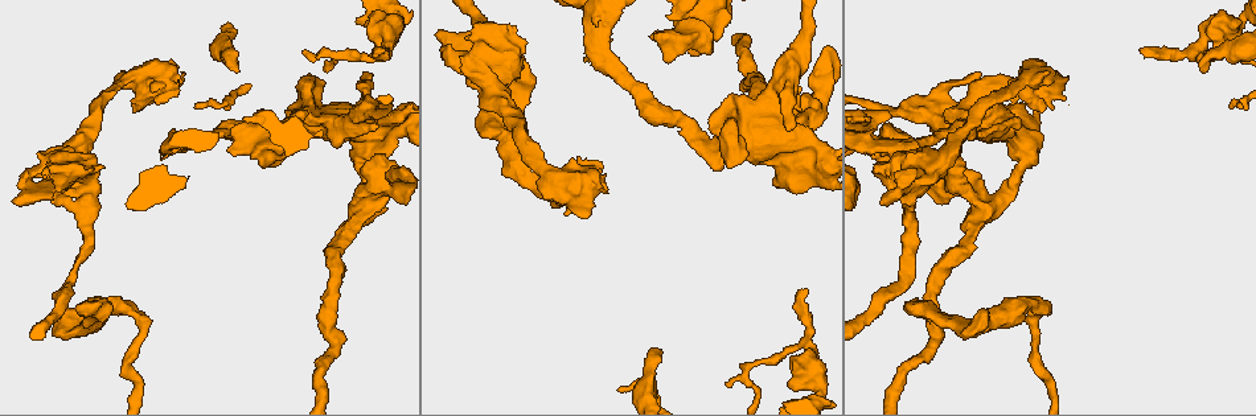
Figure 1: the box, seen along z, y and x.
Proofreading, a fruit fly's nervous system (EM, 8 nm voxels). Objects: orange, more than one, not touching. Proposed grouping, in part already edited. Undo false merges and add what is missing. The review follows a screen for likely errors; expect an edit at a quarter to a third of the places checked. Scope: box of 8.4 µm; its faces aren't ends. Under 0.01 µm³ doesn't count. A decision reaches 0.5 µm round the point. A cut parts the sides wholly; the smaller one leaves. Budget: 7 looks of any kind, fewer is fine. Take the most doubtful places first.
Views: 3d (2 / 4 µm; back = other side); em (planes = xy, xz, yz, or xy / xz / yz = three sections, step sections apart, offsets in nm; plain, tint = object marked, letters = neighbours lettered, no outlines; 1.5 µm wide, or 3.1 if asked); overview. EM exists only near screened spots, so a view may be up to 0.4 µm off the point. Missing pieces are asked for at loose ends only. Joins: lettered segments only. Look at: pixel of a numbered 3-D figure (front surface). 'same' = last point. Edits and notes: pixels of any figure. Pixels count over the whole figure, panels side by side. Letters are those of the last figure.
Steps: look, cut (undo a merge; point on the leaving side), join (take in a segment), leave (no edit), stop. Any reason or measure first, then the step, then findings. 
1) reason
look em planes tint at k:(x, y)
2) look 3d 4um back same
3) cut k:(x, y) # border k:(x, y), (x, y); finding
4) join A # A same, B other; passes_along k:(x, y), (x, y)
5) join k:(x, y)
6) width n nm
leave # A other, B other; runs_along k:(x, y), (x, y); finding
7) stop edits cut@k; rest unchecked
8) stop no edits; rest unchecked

free end
look em planes plain at 1:(379, 47)

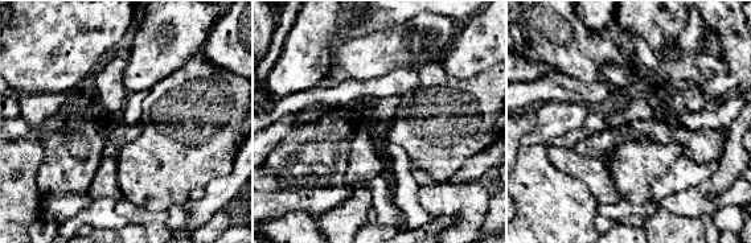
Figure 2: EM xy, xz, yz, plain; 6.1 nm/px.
look em planes tint same

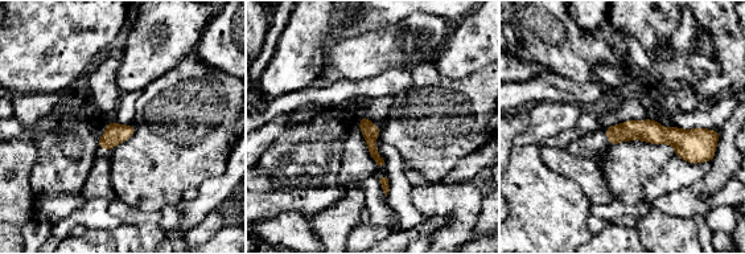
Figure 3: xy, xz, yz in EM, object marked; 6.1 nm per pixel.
what lies round it
look em planes letters same

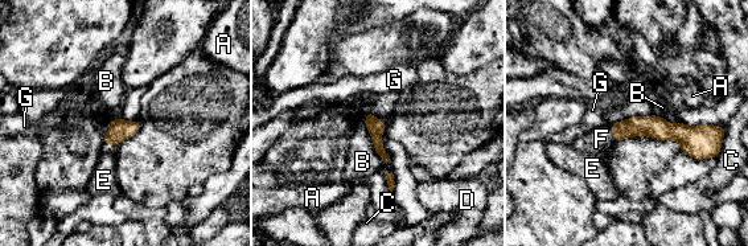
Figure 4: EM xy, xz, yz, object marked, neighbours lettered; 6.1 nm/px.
longest_contact B 280 nm
join F # A other, B other, C other, D other, E other, F same, G other; the neuron continues

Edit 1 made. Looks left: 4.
look overview

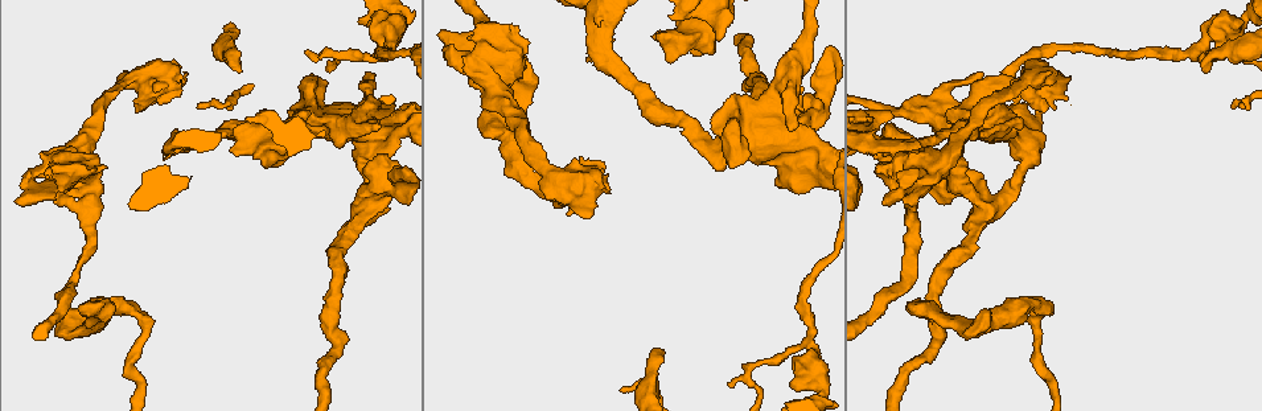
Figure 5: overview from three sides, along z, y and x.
an open end
look em xz step 8 tint at 5:(662, 354)

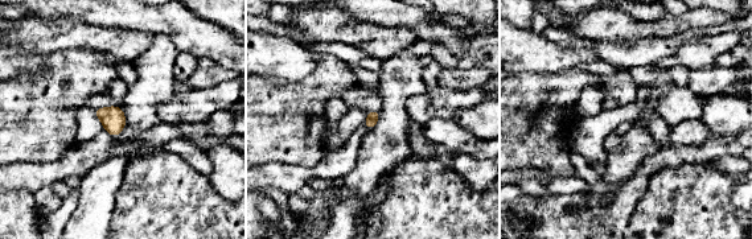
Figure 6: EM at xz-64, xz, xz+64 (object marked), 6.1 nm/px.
another direction
look em planes letters same

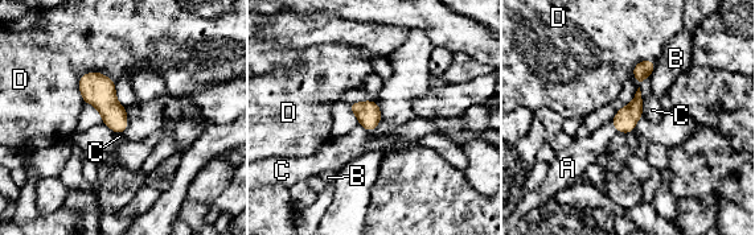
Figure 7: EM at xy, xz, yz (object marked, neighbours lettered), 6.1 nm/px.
width 140 nm
join A # A same, B other, C other, D other; passes_along 7:(626, 119), (614, 126), (582, 152); it goes on there

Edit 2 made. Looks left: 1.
a fork
look em planes letters at 5:(138, 75)

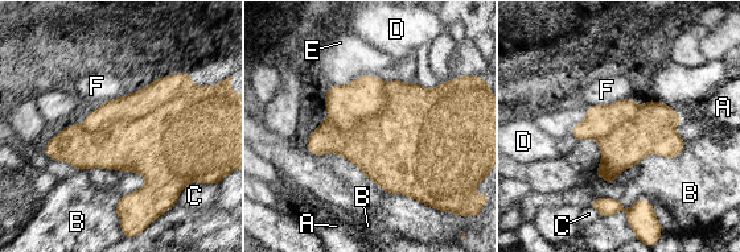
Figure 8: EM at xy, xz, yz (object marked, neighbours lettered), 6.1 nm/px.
cut 8:(167, 145) # A other, B other, C other, D other, E other, F other; a second neuron is stuck on

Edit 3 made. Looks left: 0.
stop edits join@4, join@7, cut@8; rest unchecked

